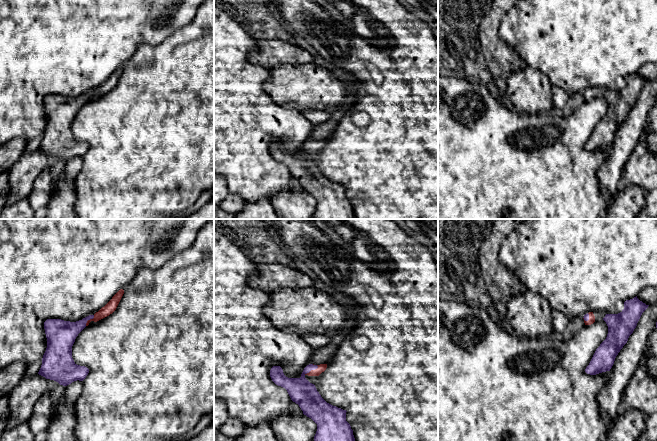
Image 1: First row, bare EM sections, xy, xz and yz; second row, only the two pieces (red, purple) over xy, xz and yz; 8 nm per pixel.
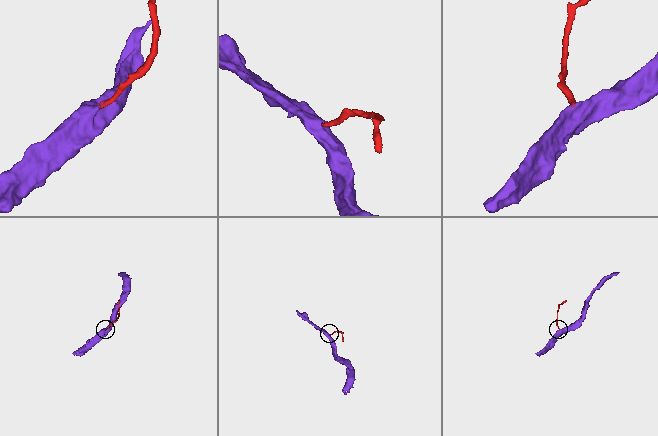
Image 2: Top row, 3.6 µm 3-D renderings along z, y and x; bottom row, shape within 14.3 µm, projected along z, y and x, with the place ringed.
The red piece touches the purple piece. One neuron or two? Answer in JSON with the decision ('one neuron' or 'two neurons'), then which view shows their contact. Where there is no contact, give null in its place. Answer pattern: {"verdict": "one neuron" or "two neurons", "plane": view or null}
{"verdict": "one neuron", "plane": "xz"}

